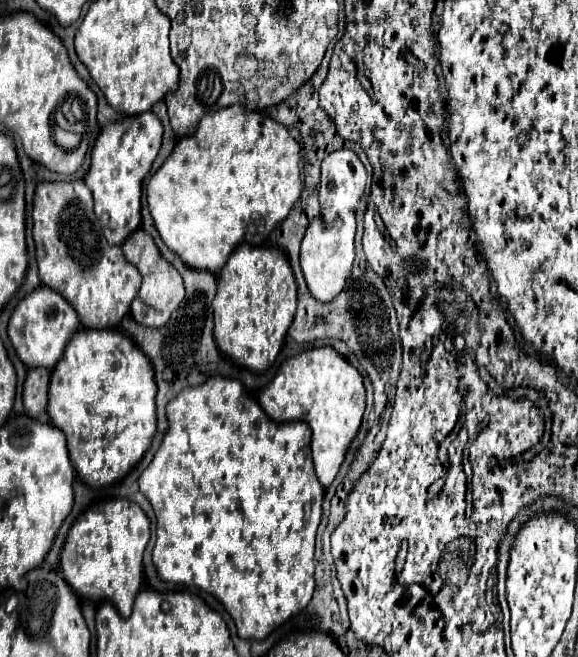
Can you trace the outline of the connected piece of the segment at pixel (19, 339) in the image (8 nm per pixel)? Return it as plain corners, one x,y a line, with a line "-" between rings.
39,286
29,292
13,310
9,320
9,340
27,368
47,368
53,370
57,360
63,356
65,344
69,342
71,334
79,330
79,318
71,304
55,290
47,286

